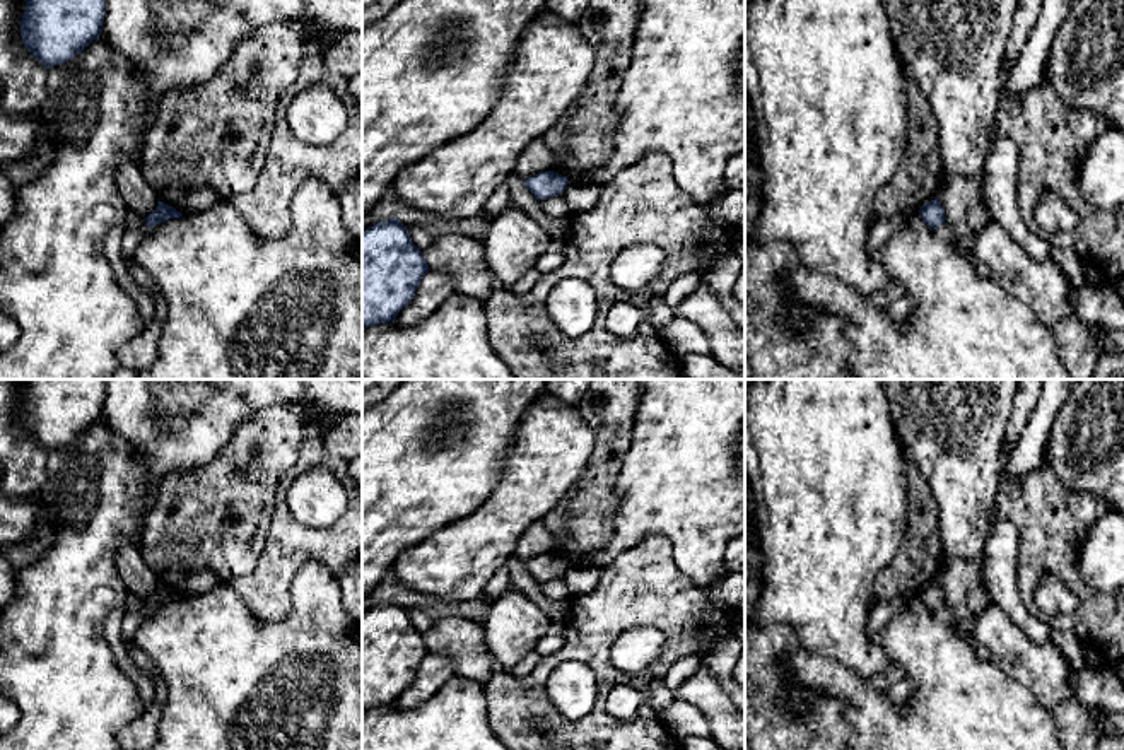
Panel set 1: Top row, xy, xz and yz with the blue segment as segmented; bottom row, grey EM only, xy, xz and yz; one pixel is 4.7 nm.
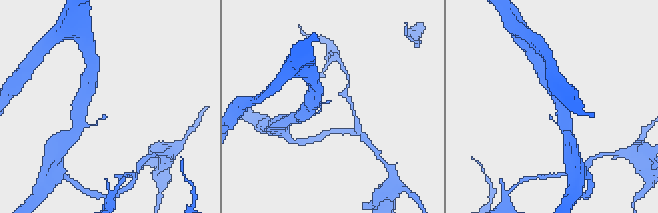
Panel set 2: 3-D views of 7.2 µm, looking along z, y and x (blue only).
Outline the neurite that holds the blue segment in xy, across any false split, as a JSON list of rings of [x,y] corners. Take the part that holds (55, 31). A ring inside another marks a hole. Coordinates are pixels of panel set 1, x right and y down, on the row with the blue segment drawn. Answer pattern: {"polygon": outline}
{"polygon": [[[24,0],[22,44],[46,68],[79,55],[102,32],[106,0]]]}

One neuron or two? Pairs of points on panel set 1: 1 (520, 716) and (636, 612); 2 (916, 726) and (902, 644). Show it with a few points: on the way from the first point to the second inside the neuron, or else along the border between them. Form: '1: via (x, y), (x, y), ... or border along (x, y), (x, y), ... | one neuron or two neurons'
1: via (535, 682), (559, 656), (574, 648), (602, 621) | one neuron
2: via (923, 706), (923, 665) | one neuron

